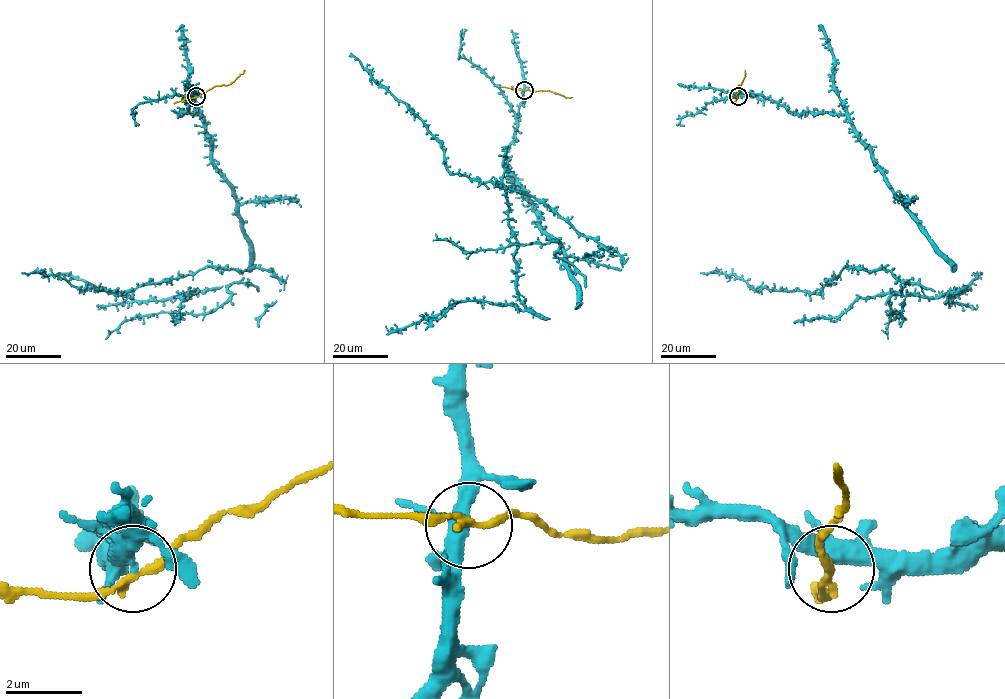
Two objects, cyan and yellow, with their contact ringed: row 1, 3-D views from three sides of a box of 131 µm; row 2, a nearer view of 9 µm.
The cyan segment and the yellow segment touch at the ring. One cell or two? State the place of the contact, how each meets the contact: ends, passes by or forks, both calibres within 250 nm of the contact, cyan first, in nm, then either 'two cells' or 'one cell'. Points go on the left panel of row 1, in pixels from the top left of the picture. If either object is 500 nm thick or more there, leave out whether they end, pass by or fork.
at (196, 96); cyan forks there; yellow passes by; 320 nm thick on the cyan side, 180 nm on the other; two cells

